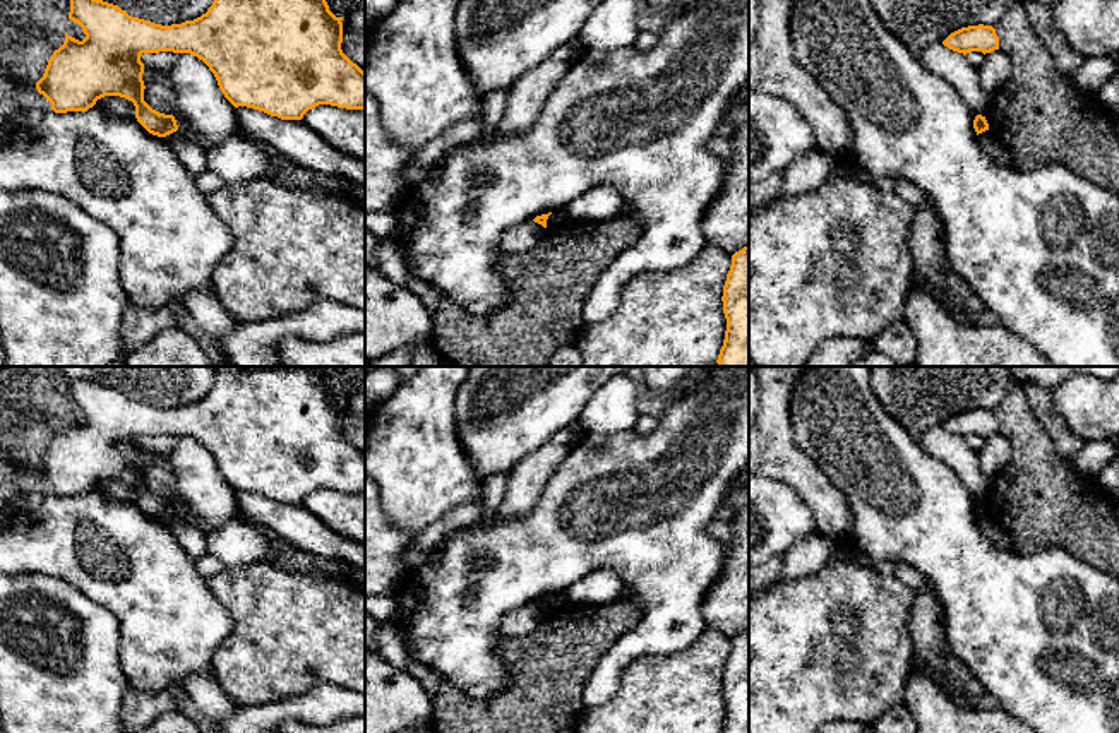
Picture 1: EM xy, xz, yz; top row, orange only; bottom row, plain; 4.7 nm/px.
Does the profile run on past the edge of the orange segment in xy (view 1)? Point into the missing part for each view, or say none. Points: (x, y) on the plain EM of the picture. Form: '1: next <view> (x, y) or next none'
1: next none

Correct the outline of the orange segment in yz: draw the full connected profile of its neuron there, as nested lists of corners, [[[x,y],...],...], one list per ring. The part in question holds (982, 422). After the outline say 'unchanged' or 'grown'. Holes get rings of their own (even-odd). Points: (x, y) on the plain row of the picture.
[[[978,408],[951,416],[942,428],[963,438],[970,435],[982,435],[985,438],[999,433],[999,421],[992,409]]]; unchanged

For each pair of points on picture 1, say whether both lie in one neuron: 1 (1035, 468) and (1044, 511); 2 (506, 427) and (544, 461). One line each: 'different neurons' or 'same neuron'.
1: same neuron
2: different neurons

